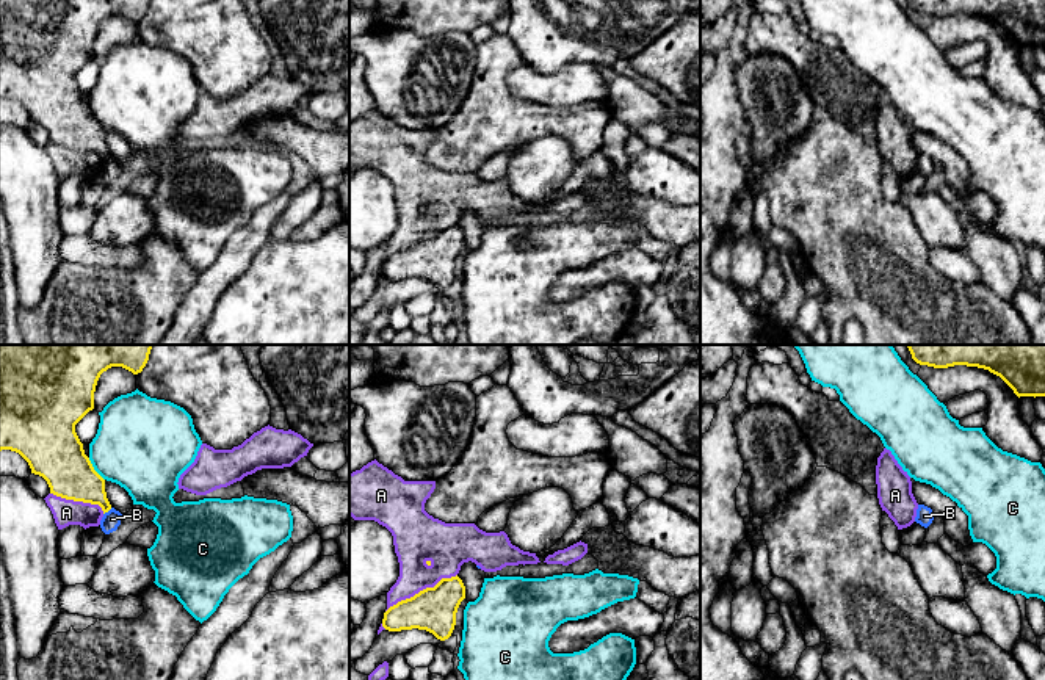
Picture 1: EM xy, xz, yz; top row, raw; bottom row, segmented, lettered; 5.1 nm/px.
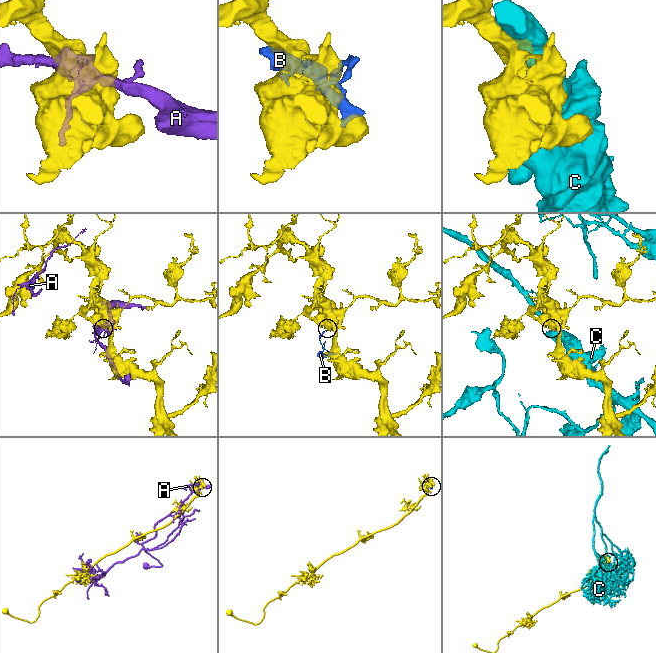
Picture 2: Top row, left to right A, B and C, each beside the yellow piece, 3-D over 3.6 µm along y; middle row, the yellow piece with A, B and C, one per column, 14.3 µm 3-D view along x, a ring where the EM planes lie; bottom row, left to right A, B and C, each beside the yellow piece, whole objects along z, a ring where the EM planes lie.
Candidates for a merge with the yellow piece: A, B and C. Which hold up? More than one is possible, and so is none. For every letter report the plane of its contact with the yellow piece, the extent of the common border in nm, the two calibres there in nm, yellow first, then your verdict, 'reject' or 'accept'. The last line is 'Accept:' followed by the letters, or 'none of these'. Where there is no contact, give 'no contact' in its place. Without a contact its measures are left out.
A: xz | 420 nm | 220/220 nm | reject
B: xy | 60 nm | 240/90 nm | reject
C: xy | 150 nm | 300/420 nm | reject
Accept: none of these

